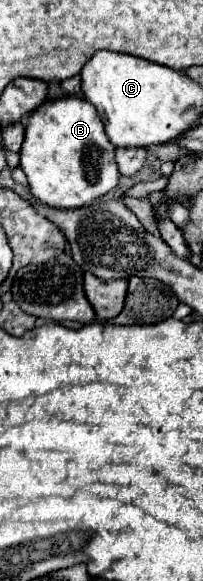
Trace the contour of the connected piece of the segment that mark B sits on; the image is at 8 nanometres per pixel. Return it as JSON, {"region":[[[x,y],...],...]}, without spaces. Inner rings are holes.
{"region":[[[62,98],[44,102],[32,112],[20,150],[20,168],[42,204],[64,210],[82,208],[118,186],[120,172],[114,152],[94,106],[80,98]]]}

